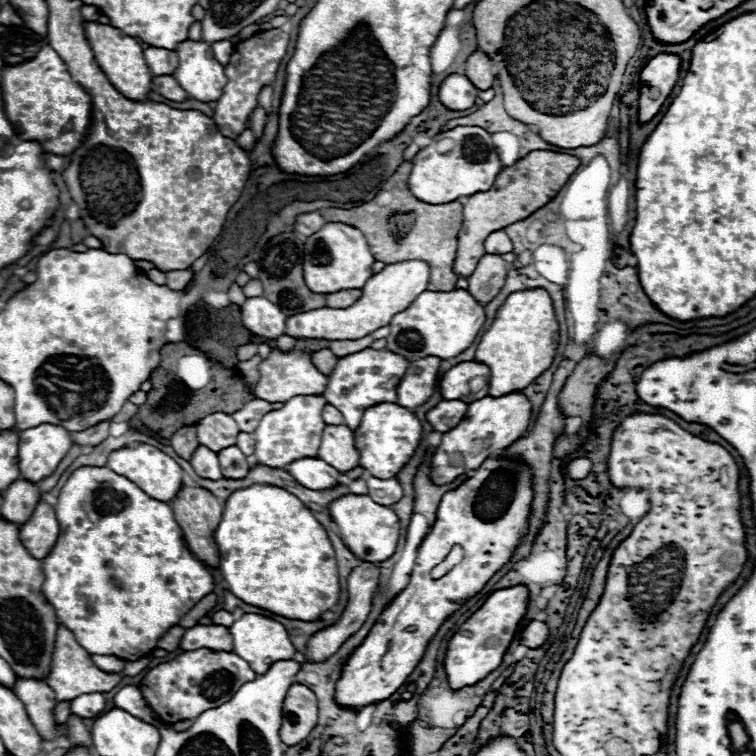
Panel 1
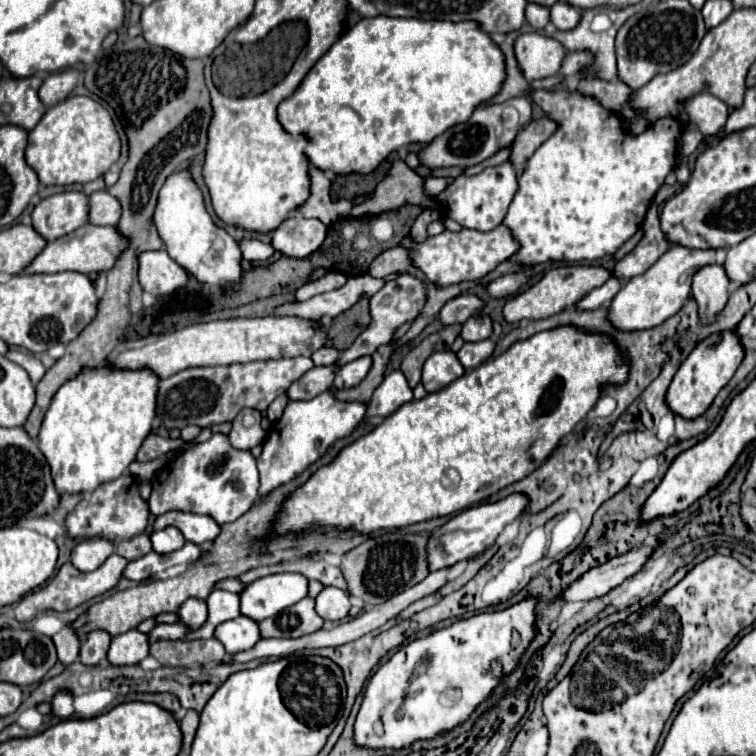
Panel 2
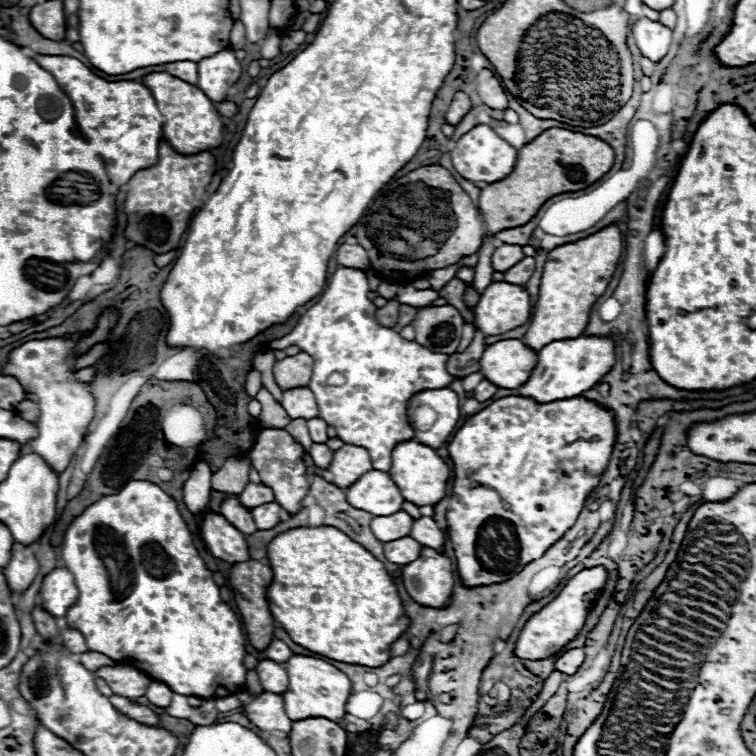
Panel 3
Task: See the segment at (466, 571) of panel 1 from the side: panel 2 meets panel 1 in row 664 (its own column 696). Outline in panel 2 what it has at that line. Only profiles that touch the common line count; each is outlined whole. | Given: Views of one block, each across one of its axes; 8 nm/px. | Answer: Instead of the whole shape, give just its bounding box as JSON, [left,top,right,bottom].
[666,330,744,418]

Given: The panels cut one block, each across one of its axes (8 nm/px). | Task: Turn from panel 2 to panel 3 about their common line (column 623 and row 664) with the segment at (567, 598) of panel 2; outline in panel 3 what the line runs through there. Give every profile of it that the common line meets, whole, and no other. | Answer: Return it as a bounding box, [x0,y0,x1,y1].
[556,648,584,674]

